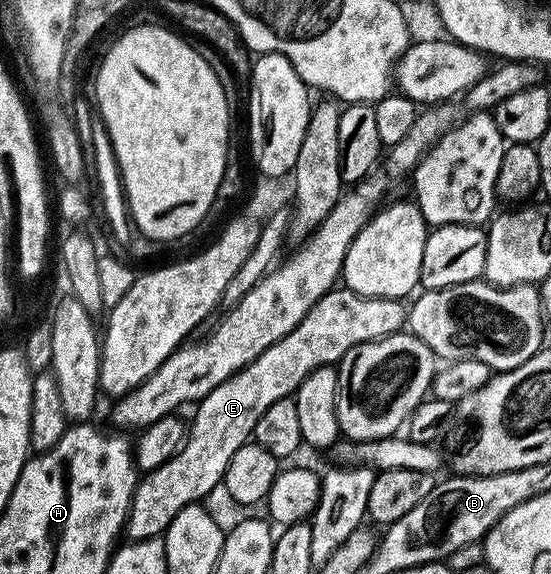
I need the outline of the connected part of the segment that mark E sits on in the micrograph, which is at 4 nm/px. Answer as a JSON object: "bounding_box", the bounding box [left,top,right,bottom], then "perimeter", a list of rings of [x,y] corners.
{"bounding_box":[125,287,408,541],"perimeter":[[[335,287],[325,293],[310,308],[308,315],[304,315],[301,323],[284,335],[284,339],[272,343],[268,351],[197,402],[193,410],[194,422],[189,422],[182,448],[172,455],[172,459],[139,480],[126,517],[125,536],[130,541],[143,541],[165,534],[172,519],[176,519],[184,507],[201,502],[206,499],[202,497],[222,485],[232,455],[253,438],[260,415],[264,415],[272,403],[297,393],[300,383],[304,383],[312,371],[325,365],[337,366],[352,347],[399,332],[407,321],[408,309],[401,300],[361,297],[345,287]]]}

